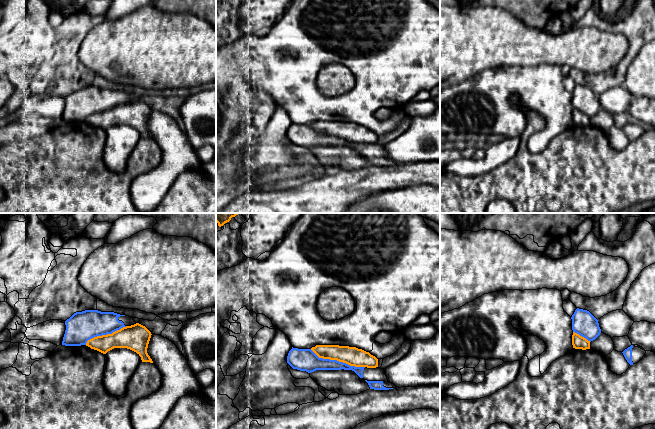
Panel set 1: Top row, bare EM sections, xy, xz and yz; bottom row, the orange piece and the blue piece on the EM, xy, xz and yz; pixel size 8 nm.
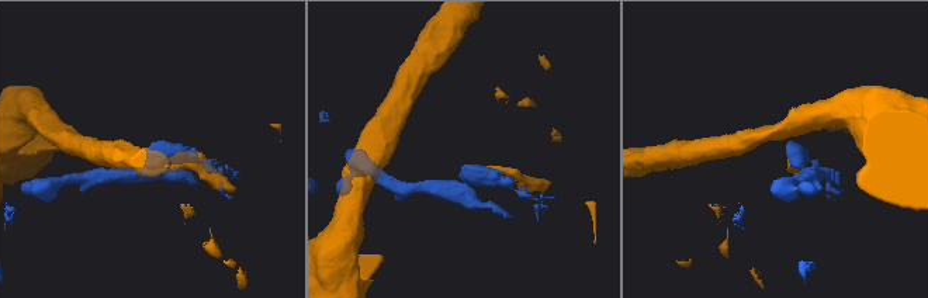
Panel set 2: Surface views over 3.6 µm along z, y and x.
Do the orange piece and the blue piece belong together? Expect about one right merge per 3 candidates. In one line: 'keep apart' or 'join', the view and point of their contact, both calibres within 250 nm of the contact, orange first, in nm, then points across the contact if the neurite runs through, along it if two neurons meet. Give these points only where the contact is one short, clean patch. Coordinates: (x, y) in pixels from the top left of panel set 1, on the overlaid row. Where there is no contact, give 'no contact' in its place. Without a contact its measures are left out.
keep apart; meets orange in xz at (337, 360); 150 nm thick on the orange side, 180 nm on the other

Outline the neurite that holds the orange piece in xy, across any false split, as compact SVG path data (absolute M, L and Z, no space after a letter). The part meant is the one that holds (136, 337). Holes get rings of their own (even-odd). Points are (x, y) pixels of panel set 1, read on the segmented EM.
M136 323L126 326L112 334L94 337L87 341L86 346L103 354L114 348L127 348L136 352L142 362L153 363L147 353L151 332L143 325Z

